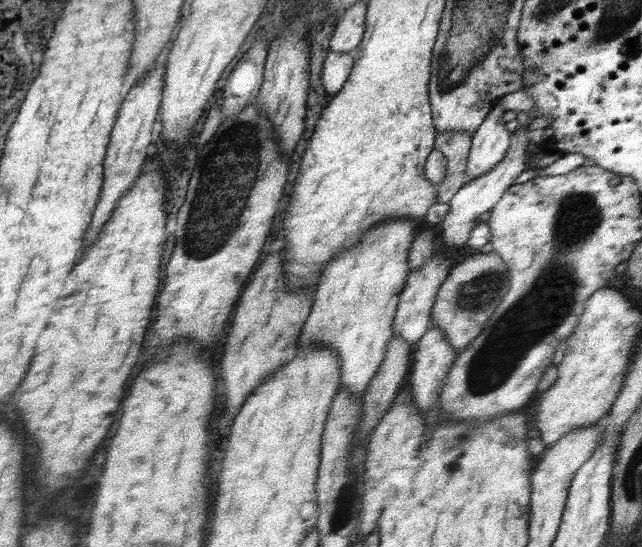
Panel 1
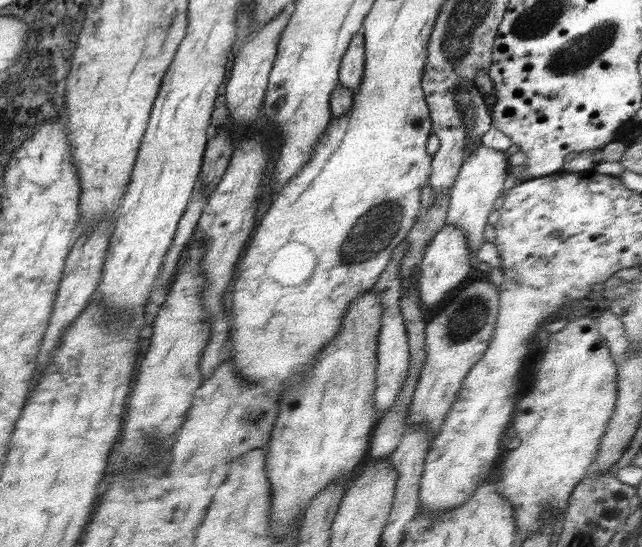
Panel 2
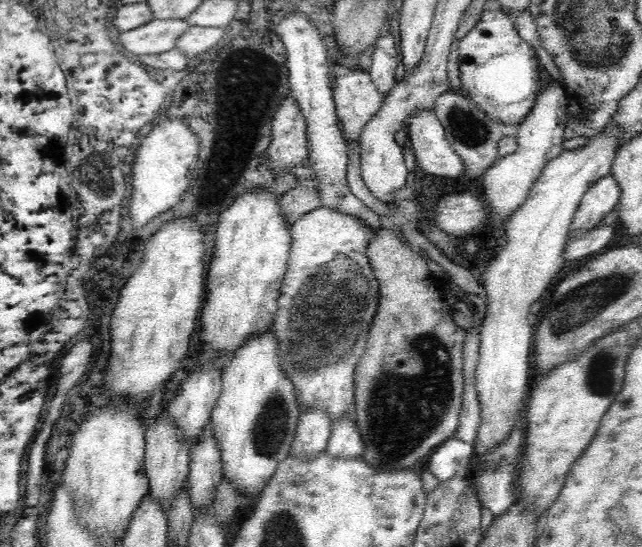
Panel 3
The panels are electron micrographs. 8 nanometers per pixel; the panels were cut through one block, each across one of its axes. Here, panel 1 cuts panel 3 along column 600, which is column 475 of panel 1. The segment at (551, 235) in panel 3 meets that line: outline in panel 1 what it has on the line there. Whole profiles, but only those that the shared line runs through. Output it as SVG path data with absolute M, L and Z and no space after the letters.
M493 102L493 109L482 125L472 135L472 147L469 152L467 176L478 178L493 169L504 160L510 146L513 132L506 129L502 115L507 111L503 102Z

